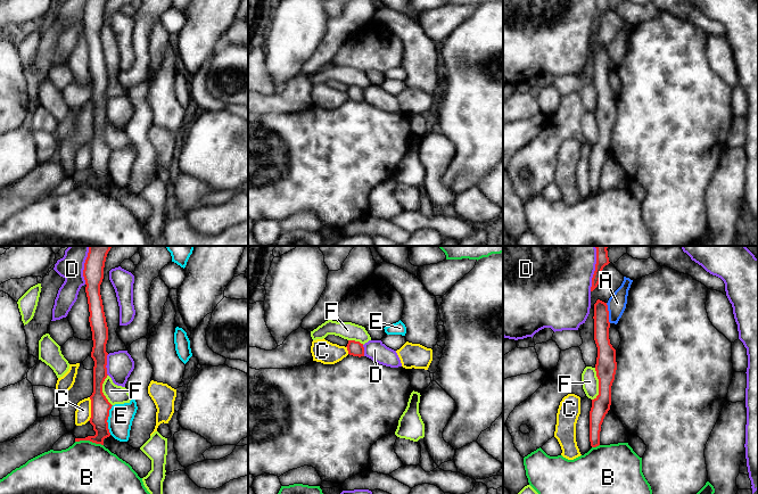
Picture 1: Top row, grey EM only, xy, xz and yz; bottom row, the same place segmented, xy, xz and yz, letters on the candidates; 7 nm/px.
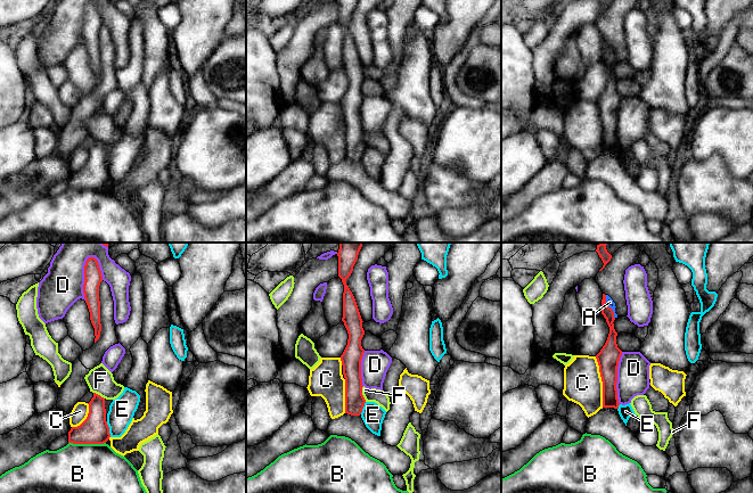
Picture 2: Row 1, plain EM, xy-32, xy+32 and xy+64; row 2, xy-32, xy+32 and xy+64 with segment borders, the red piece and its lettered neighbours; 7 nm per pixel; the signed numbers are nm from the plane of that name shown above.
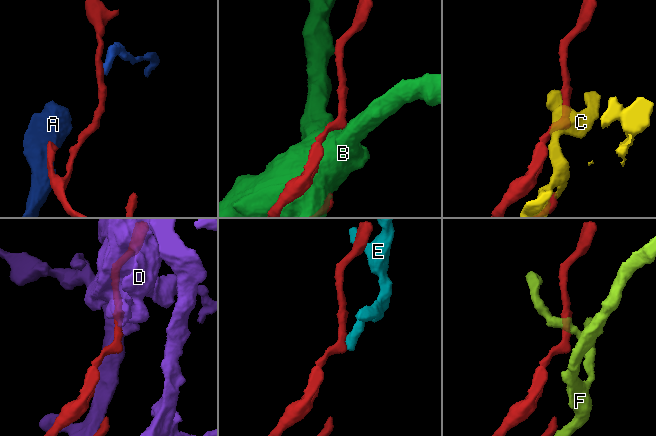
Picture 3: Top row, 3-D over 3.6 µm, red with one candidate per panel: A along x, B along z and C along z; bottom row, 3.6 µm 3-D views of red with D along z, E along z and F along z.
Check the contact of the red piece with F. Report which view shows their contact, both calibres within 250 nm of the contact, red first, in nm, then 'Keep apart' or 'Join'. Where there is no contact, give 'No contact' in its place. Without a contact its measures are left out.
Touches red in yz. Thickness 150 nm (red) against 120 nm. Keep apart

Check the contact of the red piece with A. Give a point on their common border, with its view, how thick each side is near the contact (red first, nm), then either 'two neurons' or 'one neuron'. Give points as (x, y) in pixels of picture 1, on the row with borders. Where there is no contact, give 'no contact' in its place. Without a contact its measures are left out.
yz (608, 313) | 110/130 nm | two neurons

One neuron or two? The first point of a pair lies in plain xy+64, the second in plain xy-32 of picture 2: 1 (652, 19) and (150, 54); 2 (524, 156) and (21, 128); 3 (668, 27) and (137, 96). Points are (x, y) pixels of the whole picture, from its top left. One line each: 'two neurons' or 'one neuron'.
1: two neurons
2: one neuron
3: two neurons

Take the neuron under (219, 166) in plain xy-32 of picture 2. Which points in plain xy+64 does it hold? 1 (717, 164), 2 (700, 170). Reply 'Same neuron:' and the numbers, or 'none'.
Same neuron: none

